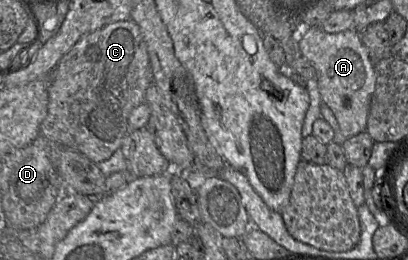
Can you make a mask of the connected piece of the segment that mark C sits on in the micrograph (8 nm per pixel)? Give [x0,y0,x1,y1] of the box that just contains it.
[40,19,154,164]

